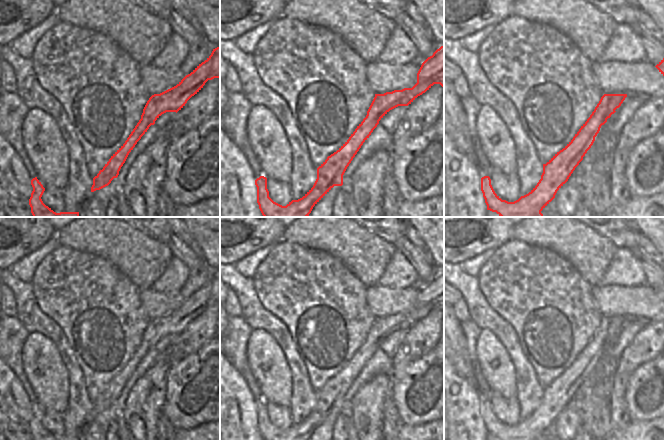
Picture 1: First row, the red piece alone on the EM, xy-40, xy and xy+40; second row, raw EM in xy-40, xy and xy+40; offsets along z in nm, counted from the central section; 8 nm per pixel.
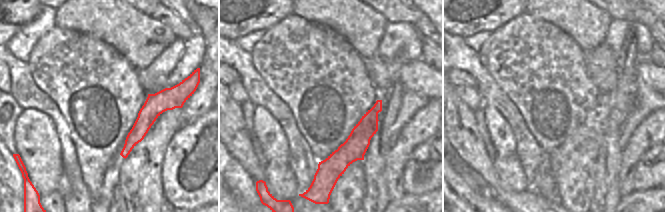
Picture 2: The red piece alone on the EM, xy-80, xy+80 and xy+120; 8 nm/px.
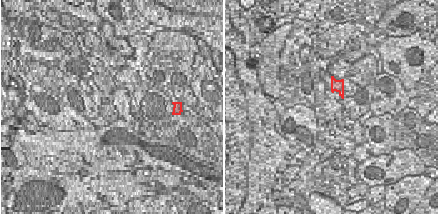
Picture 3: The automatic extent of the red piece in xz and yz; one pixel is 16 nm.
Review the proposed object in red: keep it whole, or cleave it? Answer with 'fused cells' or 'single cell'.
single cell

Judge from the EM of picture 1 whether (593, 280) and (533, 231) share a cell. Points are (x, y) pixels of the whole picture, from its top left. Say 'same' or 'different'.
same

